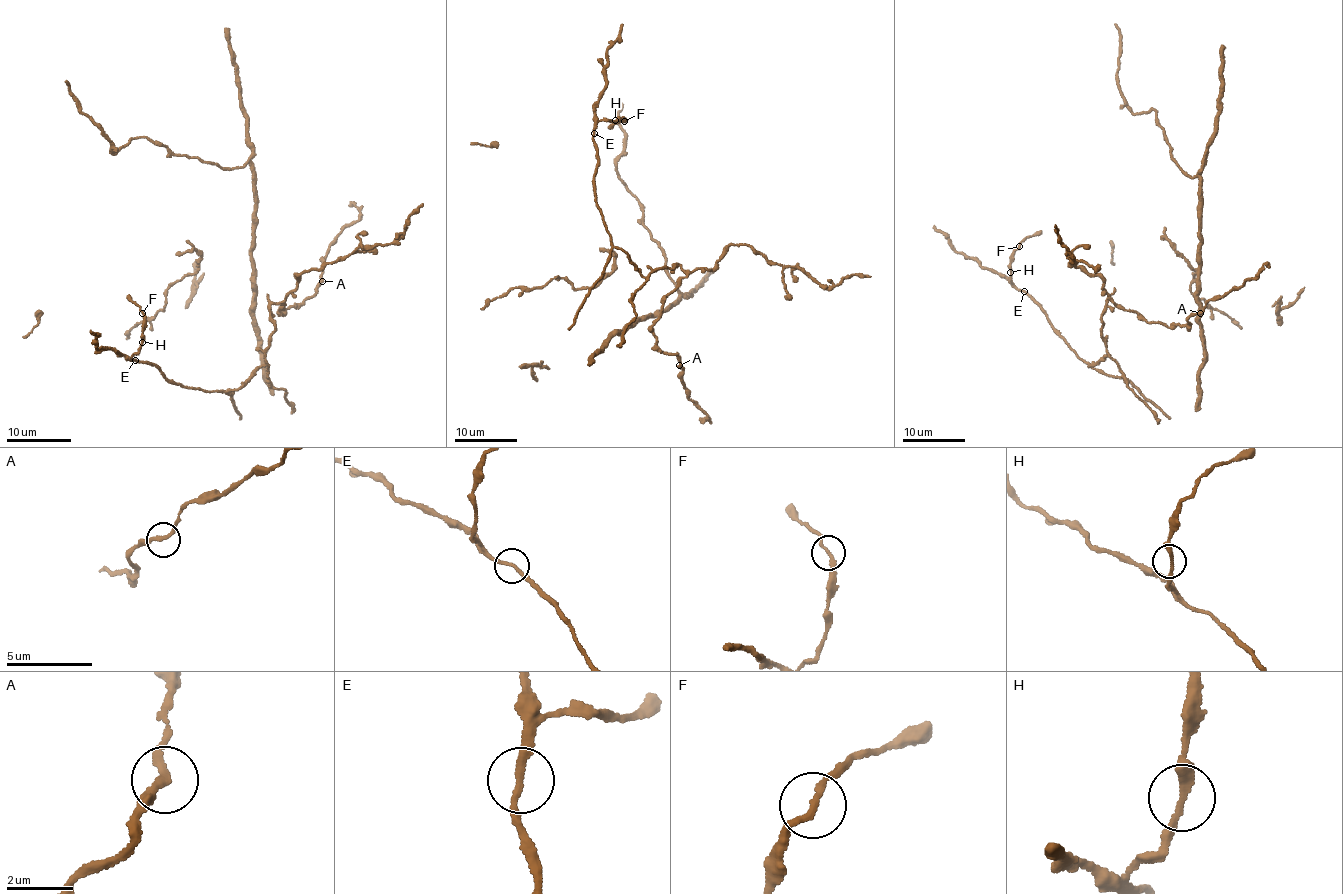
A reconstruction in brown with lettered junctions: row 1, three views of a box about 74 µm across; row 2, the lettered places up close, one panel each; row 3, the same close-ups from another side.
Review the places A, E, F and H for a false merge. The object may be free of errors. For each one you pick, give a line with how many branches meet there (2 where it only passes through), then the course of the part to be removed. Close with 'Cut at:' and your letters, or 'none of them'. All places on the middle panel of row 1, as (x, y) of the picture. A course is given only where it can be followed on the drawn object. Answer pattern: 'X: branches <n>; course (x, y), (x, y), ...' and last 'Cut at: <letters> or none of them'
Cut at: none of them

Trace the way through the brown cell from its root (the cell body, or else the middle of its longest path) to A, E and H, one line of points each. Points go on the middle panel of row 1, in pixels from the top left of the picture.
A: (679, 284), (665, 298), (660, 316), (651, 330), (656, 347), (664, 353), (677, 354), (679, 365)
E: (679, 284), (686, 274), (678, 264), (644, 276), (629, 255), (612, 244), (596, 200), (594, 133)
H: (679, 284), (686, 274), (678, 264), (642, 275), (606, 229), (595, 191), (593, 135), (599, 121), (615, 120)

